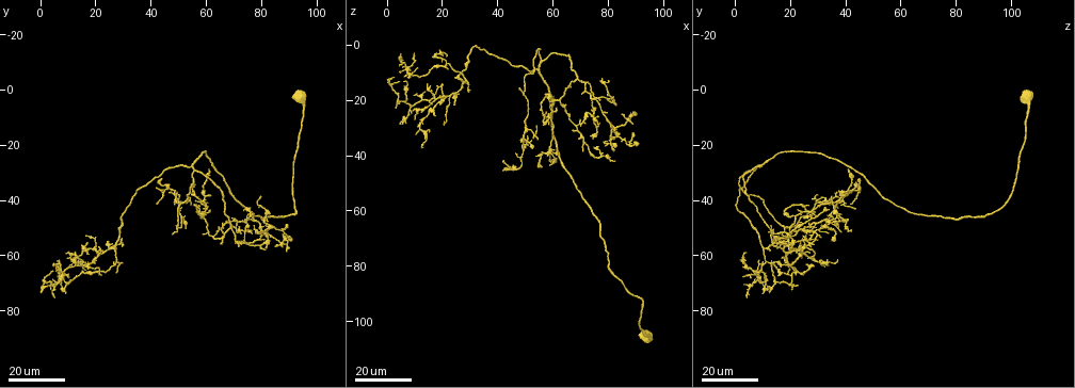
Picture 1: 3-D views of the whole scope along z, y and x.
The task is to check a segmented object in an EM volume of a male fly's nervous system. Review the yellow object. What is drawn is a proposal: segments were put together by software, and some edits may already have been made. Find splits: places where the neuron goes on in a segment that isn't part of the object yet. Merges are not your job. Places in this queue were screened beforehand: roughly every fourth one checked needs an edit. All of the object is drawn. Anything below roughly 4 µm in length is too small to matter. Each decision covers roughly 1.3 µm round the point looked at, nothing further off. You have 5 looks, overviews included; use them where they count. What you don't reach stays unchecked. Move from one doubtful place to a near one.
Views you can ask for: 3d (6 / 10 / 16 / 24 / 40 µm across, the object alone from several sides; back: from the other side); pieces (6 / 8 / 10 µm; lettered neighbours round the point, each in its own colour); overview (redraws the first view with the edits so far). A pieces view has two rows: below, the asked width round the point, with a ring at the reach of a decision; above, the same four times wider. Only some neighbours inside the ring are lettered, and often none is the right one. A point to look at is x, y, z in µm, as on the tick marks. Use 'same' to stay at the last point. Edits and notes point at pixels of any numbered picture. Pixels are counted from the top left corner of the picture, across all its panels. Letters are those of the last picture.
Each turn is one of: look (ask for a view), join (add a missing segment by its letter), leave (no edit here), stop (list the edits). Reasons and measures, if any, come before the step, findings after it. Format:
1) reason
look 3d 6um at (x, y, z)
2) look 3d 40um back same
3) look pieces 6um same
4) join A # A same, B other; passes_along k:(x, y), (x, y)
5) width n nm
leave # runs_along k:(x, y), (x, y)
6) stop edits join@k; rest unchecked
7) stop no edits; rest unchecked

free end
look 3d 16um at (48, 53, 15)

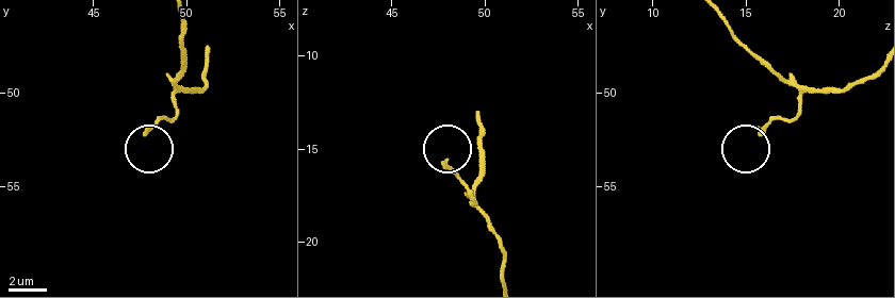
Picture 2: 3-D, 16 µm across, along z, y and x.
look pieces 8um at (47.9, 52.1, 15.8)

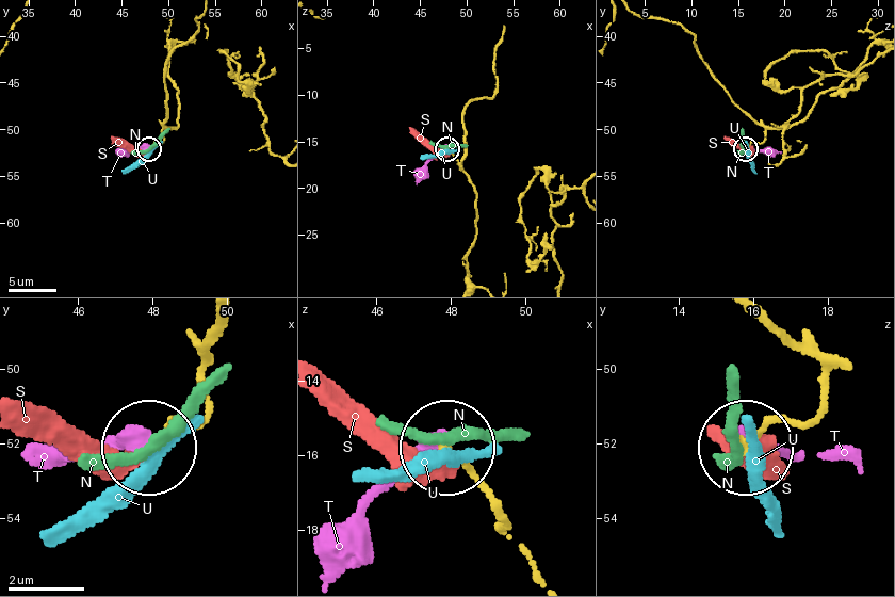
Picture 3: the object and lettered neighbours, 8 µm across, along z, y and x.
leave # N other, S other, T other, U other; runs_along 3:(685, 28), (713, 78), (764, 128), (763, 141), (747, 149); no lettered segment goes on from it

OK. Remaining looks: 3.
look 3d 24um at (80, 39, 35)

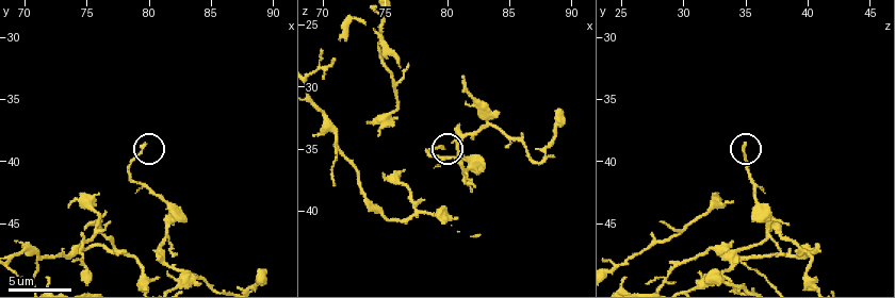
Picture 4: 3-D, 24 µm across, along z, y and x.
what lies round it
look pieces 6um at (79.6, 38.6, 34.8)

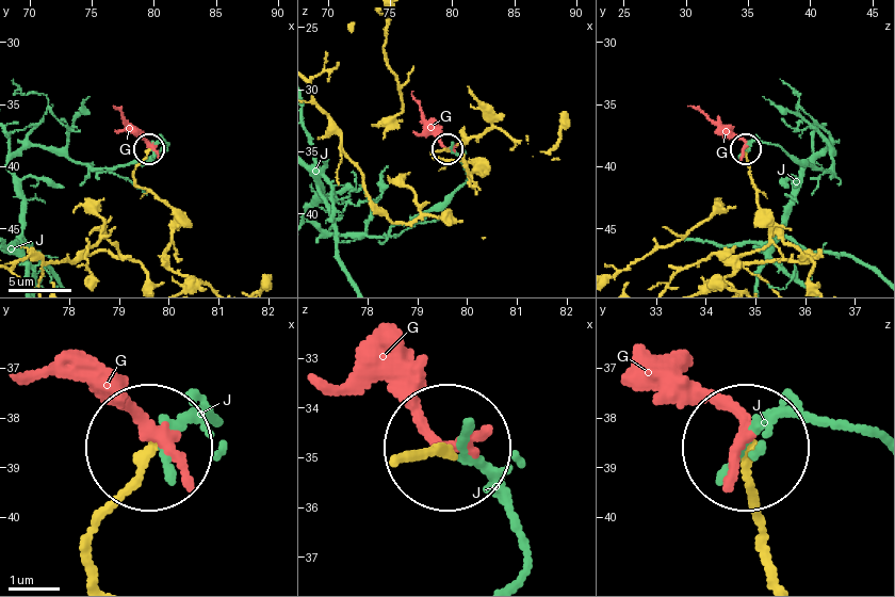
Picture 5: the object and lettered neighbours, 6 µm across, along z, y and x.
width 170 nm
leave # G other, J other; runs_along 5:(96, 578), (96, 514), (139, 454); none of them fits

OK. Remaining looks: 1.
stop no edits; rest unchecked

